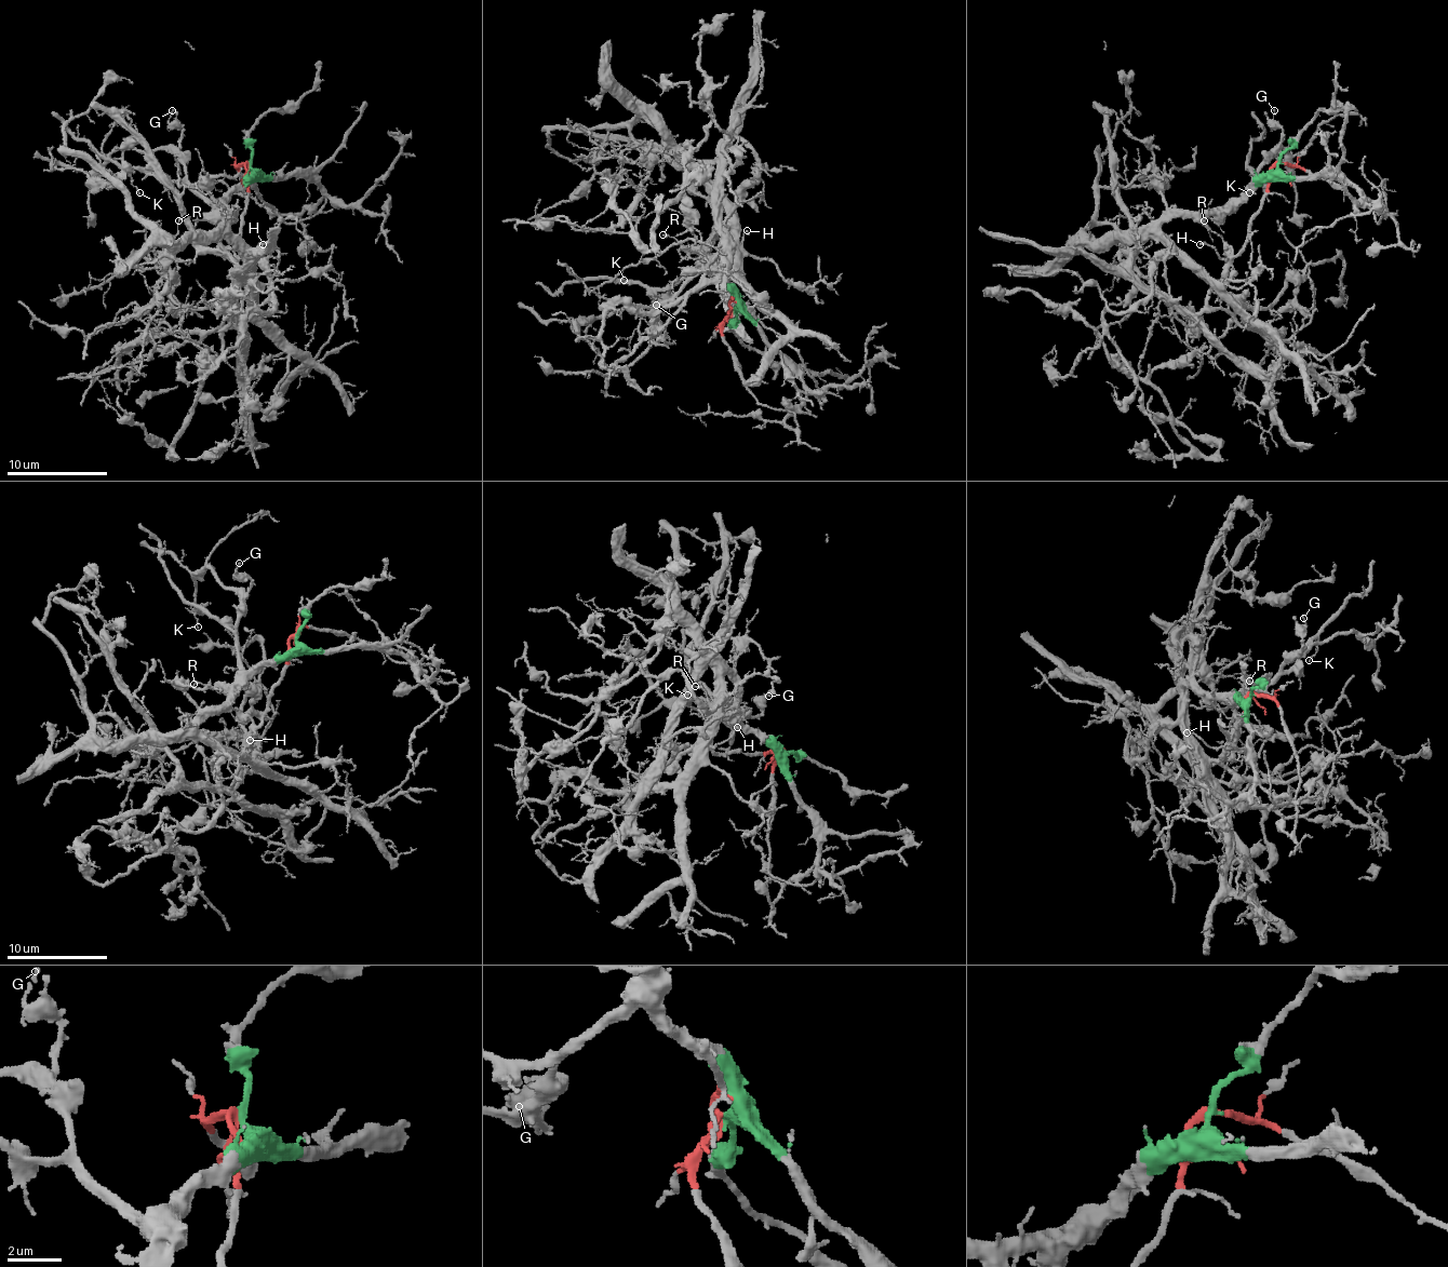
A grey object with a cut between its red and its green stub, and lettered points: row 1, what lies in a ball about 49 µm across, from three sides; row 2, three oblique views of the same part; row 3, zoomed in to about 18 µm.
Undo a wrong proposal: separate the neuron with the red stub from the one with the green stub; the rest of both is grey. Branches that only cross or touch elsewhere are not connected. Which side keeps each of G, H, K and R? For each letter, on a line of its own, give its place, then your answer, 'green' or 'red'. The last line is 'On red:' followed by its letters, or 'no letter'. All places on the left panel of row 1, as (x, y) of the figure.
G: (172, 110) | green
H: (263, 244) | red
K: (139, 192) | green
R: (178, 220) | green
On red: H

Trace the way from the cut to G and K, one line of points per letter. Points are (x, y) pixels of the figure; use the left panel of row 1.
G: (249, 165), (251, 175), (218, 203), (211, 203), (188, 180), (180, 127), (171, 118), (173, 110)
K: (249, 165), (251, 175), (218, 203), (205, 203), (180, 180), (163, 180), (133, 167), (128, 175), (141, 193)

